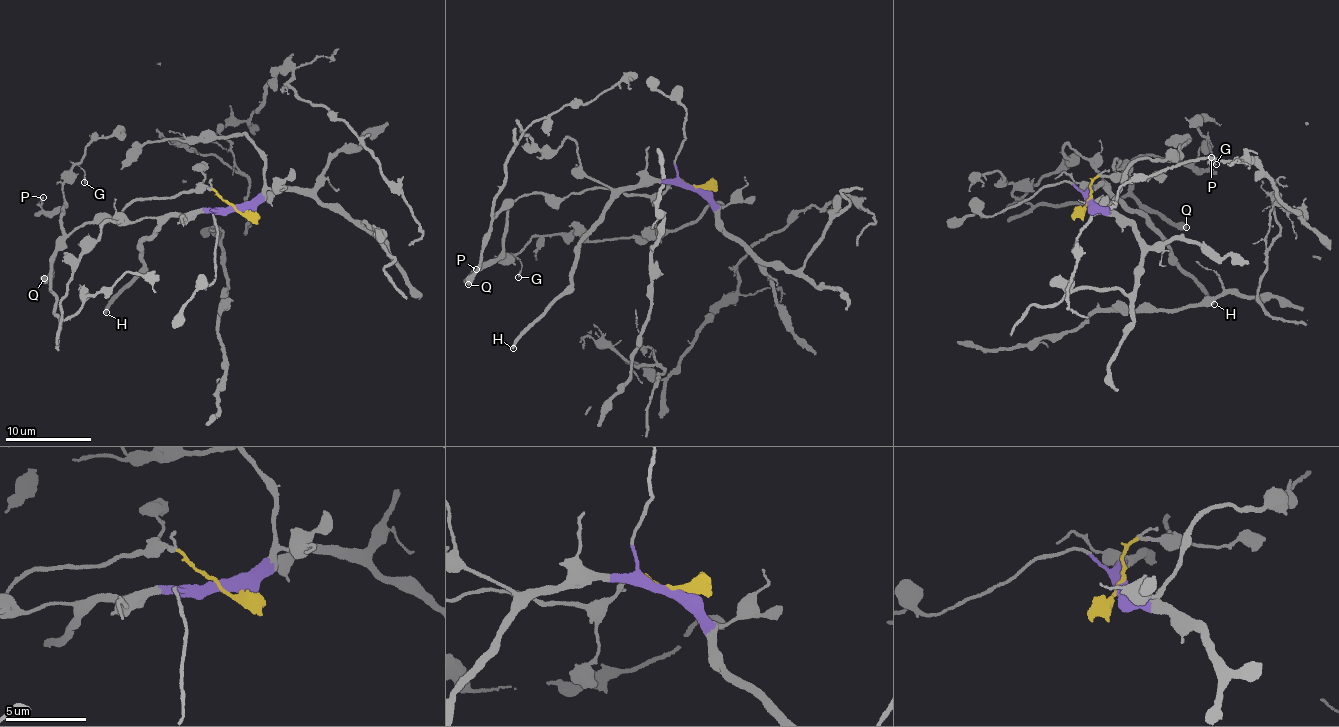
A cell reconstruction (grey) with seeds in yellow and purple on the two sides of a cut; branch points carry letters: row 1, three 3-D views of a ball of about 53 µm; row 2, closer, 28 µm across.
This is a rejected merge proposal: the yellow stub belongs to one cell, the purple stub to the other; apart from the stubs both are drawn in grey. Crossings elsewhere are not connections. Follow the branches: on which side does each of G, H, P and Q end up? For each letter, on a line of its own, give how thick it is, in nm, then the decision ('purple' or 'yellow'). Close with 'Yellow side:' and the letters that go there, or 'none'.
G: calibre 120 nm; yellow
H: calibre 280 nm; purple
P: calibre 90 nm; yellow
Q: calibre 550 nm; yellow
Yellow side: G, P, Q

